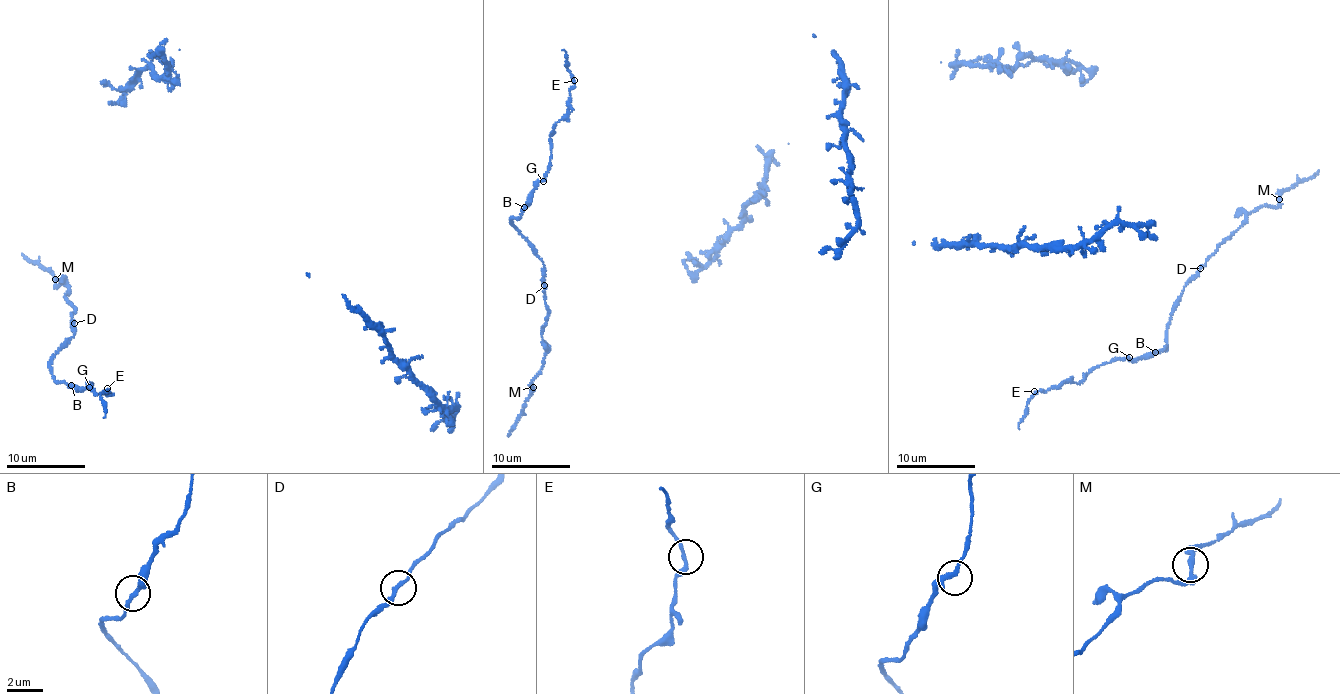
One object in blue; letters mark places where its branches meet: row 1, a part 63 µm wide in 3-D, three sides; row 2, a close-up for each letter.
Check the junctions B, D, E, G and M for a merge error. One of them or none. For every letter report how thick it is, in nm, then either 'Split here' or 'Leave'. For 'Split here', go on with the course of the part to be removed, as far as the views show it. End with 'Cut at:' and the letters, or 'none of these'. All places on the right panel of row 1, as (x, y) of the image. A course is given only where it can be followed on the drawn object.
B: Thickness 200 nm. Leave
D: Thickness 200 nm. Leave
E: Thickness 200 nm. Leave
G: Thickness 240 nm. Leave
M: Thickness 200 nm. Leave
Cut at: none of these

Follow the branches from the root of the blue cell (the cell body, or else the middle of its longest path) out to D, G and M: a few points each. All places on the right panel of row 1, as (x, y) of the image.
D: (1034, 391), (1076, 383), (1092, 369), (1117, 359), (1134, 361), (1166, 350), (1172, 308), (1185, 282), (1200, 268)
G: (1034, 391), (1058, 388), (1067, 382), (1076, 383), (1092, 369), (1129, 357)
M: (1034, 391), (1076, 383), (1117, 359), (1166, 350), (1172, 308), (1185, 282), (1245, 216), (1278, 198)

